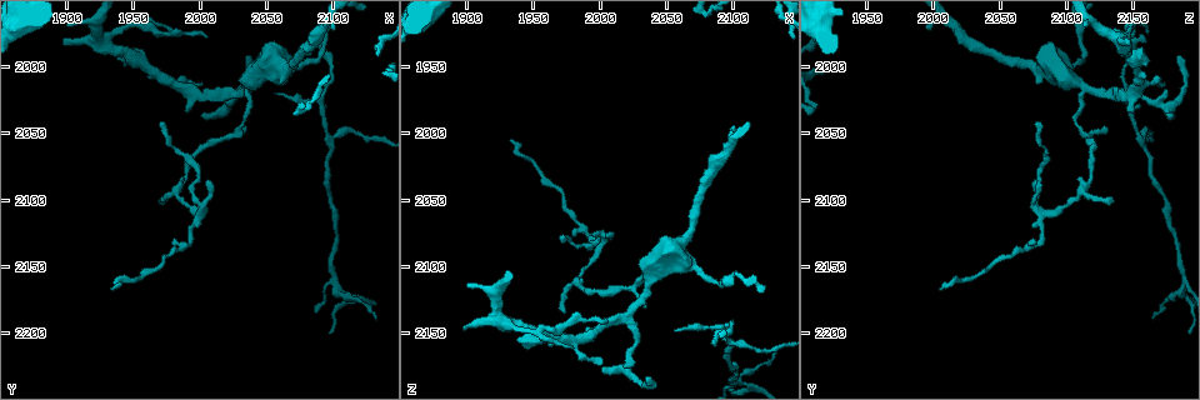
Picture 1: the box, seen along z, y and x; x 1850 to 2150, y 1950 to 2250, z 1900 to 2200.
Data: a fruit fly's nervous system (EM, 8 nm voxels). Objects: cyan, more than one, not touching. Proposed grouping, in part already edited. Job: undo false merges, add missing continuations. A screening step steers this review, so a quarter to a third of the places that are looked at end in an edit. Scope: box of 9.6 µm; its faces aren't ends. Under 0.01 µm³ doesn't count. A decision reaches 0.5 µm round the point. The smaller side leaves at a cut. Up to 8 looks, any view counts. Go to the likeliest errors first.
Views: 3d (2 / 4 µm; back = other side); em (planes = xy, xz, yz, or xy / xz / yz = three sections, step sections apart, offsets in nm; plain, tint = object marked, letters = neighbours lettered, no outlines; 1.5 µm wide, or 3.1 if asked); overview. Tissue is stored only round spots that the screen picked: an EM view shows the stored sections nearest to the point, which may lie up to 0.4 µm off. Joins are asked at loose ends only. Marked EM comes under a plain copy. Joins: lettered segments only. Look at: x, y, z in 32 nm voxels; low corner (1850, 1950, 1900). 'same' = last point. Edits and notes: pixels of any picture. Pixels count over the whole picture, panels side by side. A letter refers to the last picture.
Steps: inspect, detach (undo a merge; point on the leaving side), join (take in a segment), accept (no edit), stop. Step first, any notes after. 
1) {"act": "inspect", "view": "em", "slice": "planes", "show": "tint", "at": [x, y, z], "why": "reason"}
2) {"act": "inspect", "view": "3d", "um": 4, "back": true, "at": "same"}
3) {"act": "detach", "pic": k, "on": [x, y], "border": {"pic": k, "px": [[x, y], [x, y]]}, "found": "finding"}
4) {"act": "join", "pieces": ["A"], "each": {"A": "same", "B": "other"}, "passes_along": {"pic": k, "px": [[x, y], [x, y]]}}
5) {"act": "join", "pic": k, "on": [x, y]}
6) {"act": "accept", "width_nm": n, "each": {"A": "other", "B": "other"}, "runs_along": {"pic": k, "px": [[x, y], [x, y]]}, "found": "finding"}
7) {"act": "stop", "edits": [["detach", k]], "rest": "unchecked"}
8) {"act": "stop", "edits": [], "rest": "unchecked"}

{"act": "inspect", "view": "3d", "um": 4, "at": [2036, 2016, 2112], "why": "arms part here"}

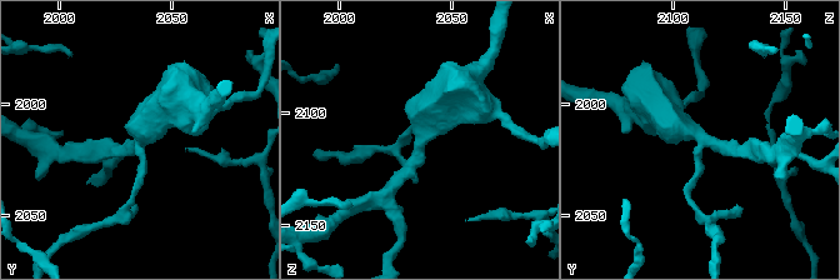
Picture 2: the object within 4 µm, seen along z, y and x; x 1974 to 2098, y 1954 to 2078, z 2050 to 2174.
{"act": "inspect", "view": "em", "slice": "yz", "step": 4, "show": "letters", "at": [2036, 2015, 2111], "arms": 3, "why": "shape alone is not enough"}

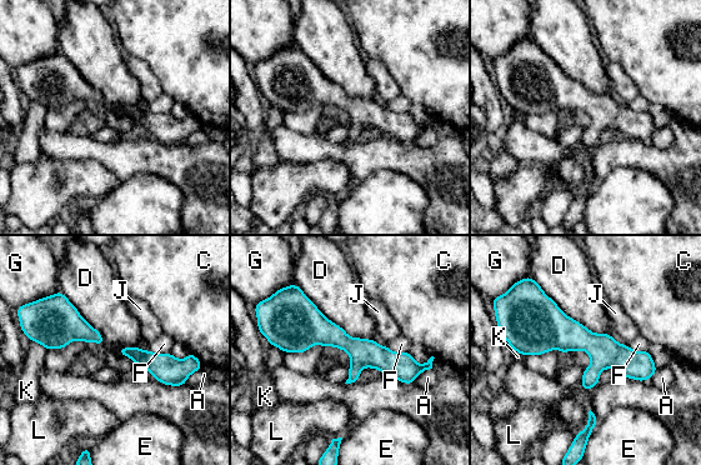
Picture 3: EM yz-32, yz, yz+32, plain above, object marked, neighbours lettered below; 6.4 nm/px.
{"act": "accept", "width_nm": 70, "each": {"A": "other", "C": "other", "D": "other", "E": "other", "F": "other", "G": "other", "J": "other", "K": "other", "L": "other"}, "runs_along": {"pic": 3, "px": [[276, 336], [335, 335], [420, 368]]}, "found": "one neuron here"}

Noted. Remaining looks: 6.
{"act": "inspect", "view": "em", "slice": "planes", "show": "letters", "at": [2006, 2084, 2076], "why": "thin end"}

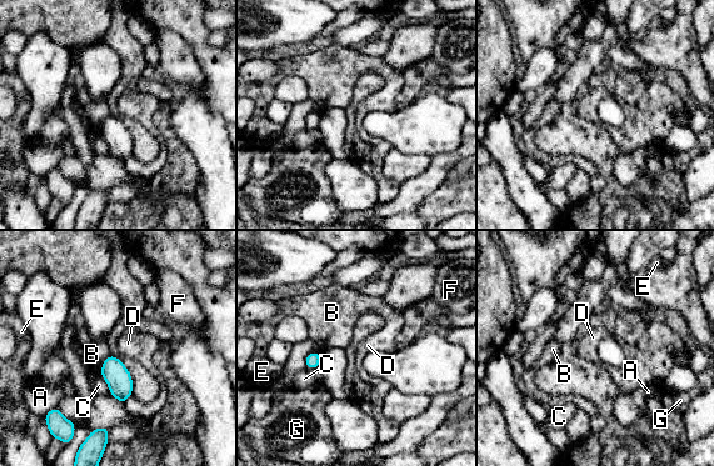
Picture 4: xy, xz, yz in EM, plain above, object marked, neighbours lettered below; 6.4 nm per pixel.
{"act": "accept", "each": {"A": "other", "B": "other", "C": "other", "D": "other", "E": "other", "F": "other", "G": "other"}, "border": {"pic": 4, "px": [[110, 354], [103, 362], [99, 372]]}, "found": "no lettered segment goes on from it"}

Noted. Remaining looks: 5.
{"act": "inspect", "view": "3d", "um": 4, "at": [1972, 2044, 2078], "why": "tapers out"}

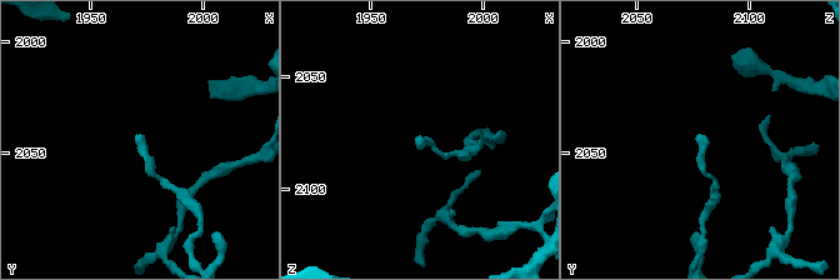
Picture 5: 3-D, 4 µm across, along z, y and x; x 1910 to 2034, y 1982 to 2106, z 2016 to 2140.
{"act": "inspect", "view": "em", "slice": "xy", "step": 4, "show": "tint", "at": [1970, 2044, 2076], "why": "need the tissue"}

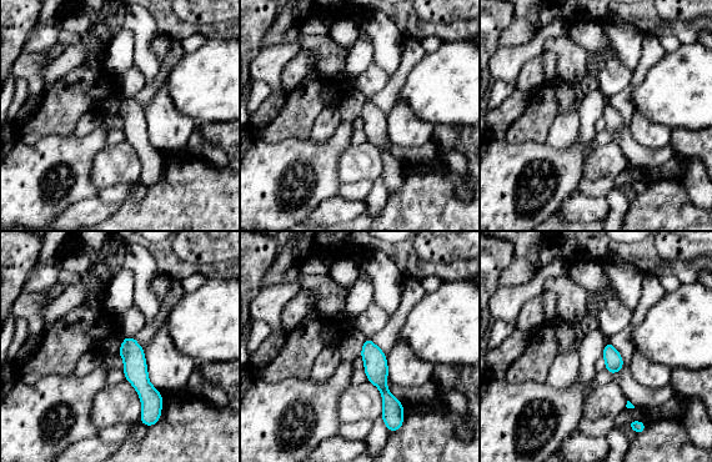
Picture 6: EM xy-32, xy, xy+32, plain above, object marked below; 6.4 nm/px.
{"act": "inspect", "view": "em", "slice": "planes", "show": "letters", "at": "same"}

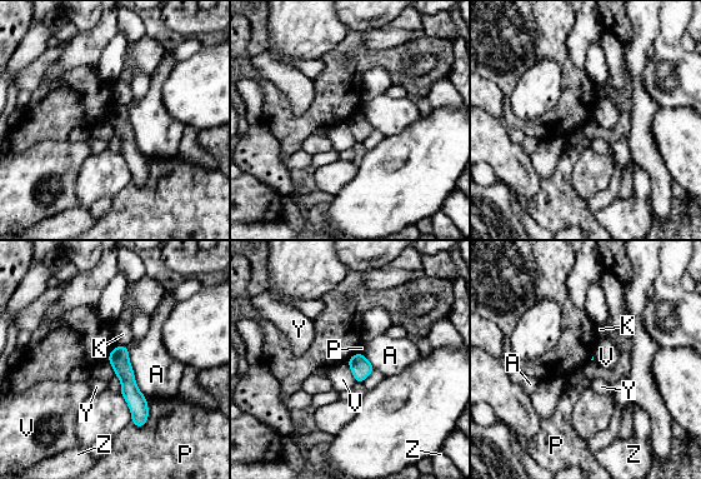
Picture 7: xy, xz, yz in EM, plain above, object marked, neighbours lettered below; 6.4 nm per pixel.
{"act": "accept", "longest_contact_nm": ["A", 340], "each": {"A": "other", "K": "other", "P": "other", "V": "other", "Y": "other", "Z": "other"}, "found": "none of them fits"}

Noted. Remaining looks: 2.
{"act": "stop", "edits": [], "rest": "unchecked"}

